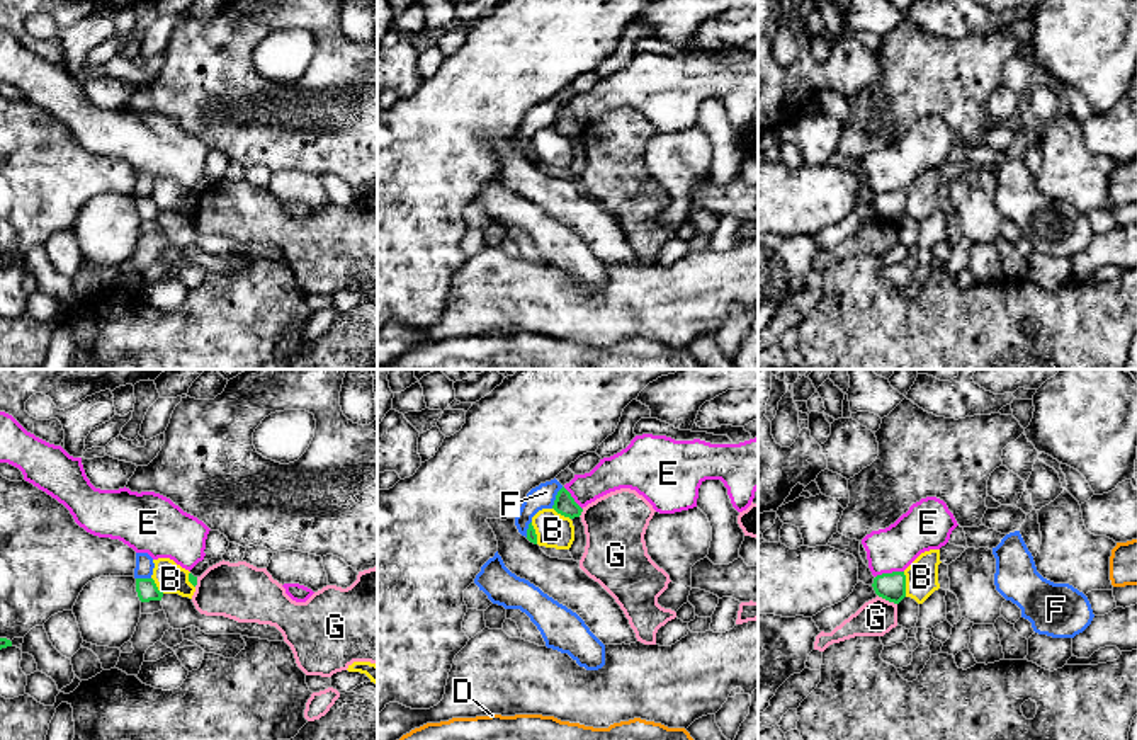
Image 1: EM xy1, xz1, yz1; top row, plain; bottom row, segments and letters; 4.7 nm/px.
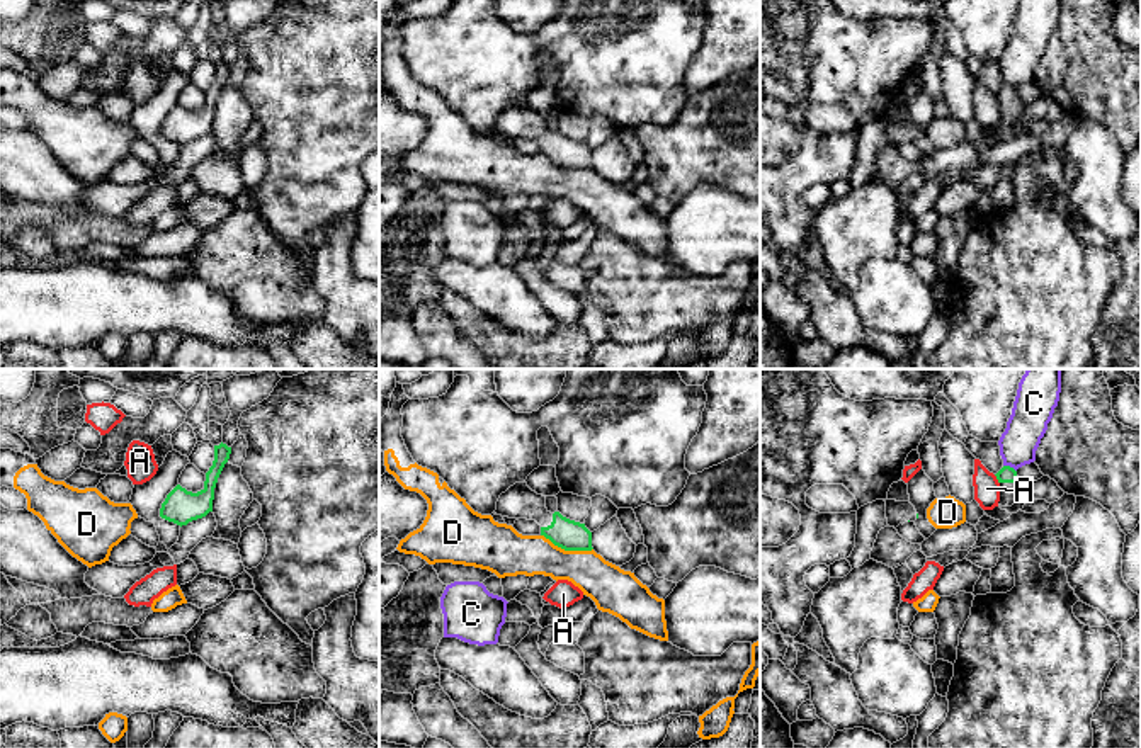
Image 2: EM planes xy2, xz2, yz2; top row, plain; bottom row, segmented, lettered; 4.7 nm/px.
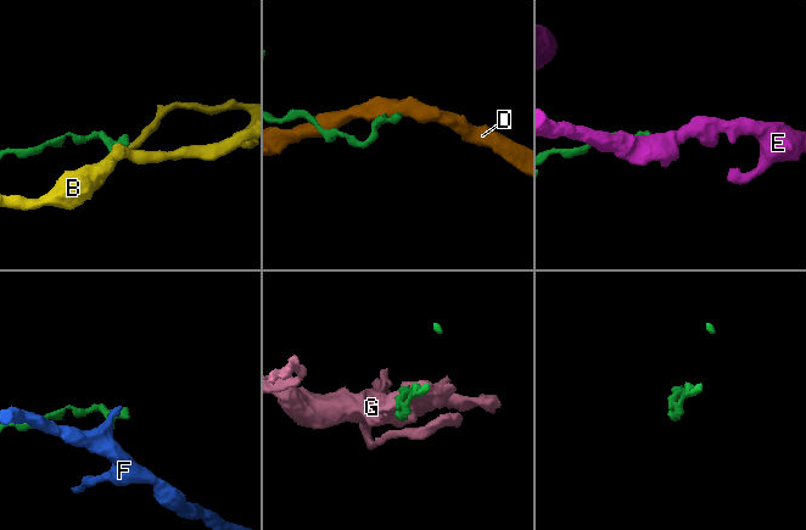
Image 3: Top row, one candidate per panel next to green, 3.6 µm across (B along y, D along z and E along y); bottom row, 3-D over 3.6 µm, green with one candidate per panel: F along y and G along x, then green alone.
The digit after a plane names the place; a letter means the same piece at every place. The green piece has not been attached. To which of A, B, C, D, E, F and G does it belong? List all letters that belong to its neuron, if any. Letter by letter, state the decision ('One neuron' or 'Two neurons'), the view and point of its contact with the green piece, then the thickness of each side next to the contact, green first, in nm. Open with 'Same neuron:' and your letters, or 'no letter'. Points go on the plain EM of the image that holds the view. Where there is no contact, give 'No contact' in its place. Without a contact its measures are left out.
Same neuron: no letter
A: Two neurons. Touches green at yz2 (997, 97). Thickness 80 nm (green) against 130 nm
B: Two neurons. Touches green at yz1 (905, 203). Thickness 130 nm (green) against 160 nm
C: Two neurons. Touches green at yz2 (1009, 85). Thickness 80 nm (green) against 190 nm
D: Two neurons. Touches green at xz2 (567, 169). Thickness 140 nm (green) against 200 nm
E: Two neurons. Touches green at yz1 (889, 193). Thickness 130 nm (green) against 220 nm
F: Two neurons. Touches green at xz1 (556, 116). Thickness 100 nm (green) against 110 nm
G: Two neurons. Touches green at yz1 (888, 218). Thickness 130 nm (green) against 170 nm

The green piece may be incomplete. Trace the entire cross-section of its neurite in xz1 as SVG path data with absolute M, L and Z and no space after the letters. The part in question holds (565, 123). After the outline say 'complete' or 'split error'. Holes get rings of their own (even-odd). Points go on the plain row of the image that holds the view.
M564 105L557 111L552 128L569 138L580 136L583 131Z | complete

